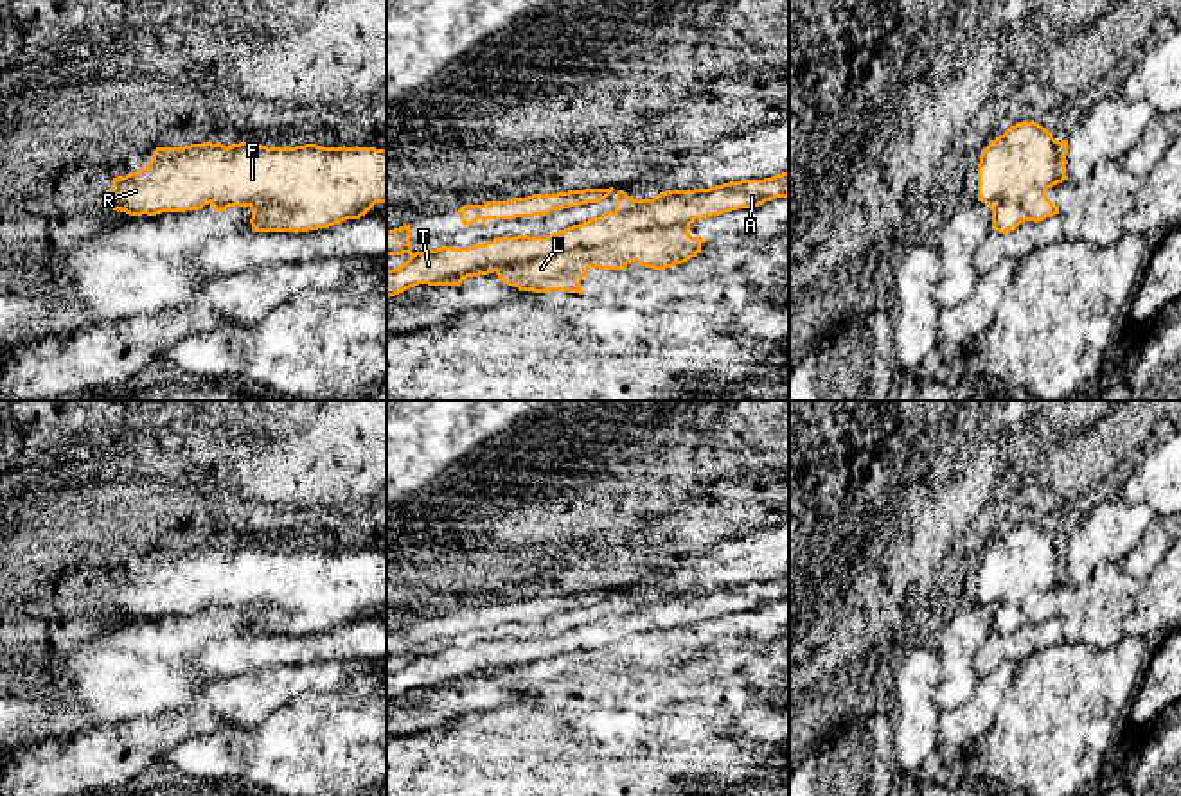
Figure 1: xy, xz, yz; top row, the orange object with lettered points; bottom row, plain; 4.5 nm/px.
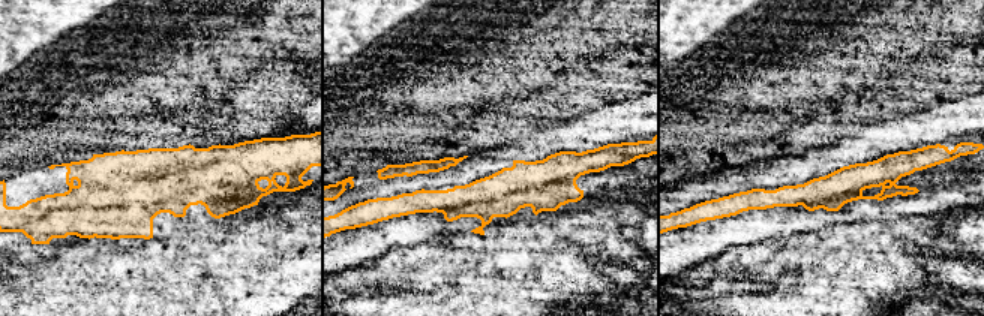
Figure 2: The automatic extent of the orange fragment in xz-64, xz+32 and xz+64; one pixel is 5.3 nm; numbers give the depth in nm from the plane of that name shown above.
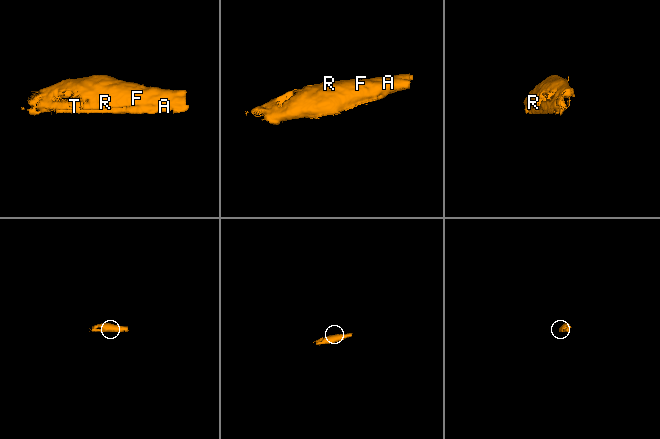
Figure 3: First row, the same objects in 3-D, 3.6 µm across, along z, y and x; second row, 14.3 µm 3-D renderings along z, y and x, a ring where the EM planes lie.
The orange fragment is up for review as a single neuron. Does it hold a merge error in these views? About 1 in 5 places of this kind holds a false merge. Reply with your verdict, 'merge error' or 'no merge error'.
no merge error

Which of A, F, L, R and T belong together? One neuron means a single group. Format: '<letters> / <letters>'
A F L R T

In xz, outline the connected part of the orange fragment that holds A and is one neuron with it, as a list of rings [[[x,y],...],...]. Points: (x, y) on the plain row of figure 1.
[[[789,575],[764,582],[741,582],[710,591],[665,593],[653,602],[633,602],[624,593],[617,595],[615,613],[604,615],[581,627],[548,636],[546,640],[494,640],[484,647],[467,650],[440,649],[435,652],[412,654],[410,627],[386,632],[386,658],[408,656],[408,663],[386,672],[386,701],[395,699],[419,686],[460,688],[467,679],[496,676],[498,681],[519,694],[568,694],[584,697],[579,688],[590,670],[626,672],[636,665],[653,672],[683,667],[701,654],[703,640],[690,638],[696,622],[721,618],[739,611],[755,611],[775,600],[789,598]]]

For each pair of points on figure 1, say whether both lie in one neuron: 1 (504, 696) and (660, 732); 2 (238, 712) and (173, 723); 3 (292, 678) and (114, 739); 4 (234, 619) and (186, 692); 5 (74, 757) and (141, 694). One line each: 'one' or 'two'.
1: two
2: one
3: one
4: one
5: two

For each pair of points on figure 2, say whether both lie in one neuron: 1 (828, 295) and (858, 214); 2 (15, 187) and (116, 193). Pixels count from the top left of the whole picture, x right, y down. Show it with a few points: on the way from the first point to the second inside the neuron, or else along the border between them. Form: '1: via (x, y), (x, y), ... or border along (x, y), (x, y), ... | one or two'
1: border along (872, 217), (837, 222), (822, 229) | two
2: via (41, 196), (90, 196) | one

